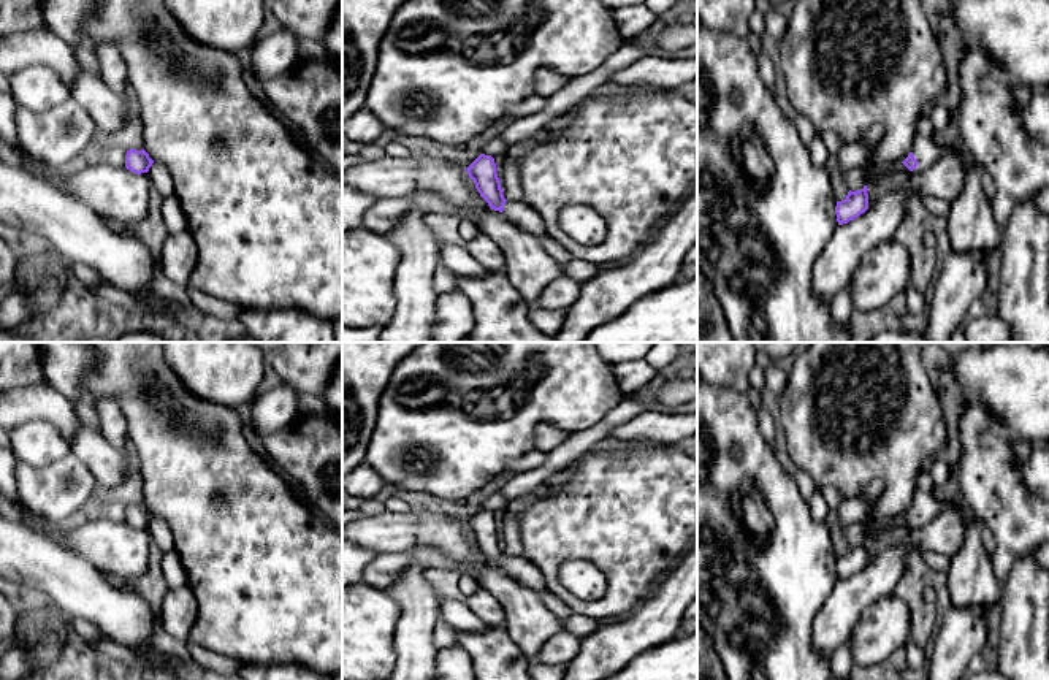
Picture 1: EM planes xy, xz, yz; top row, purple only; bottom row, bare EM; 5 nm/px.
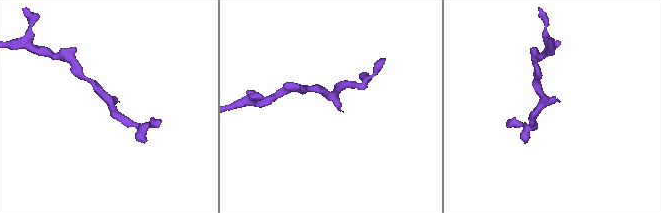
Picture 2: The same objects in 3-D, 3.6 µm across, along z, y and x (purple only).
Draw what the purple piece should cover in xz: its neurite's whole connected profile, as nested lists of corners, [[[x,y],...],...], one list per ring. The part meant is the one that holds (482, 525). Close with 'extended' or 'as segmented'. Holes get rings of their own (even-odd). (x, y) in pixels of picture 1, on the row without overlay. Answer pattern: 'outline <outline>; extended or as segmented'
outline [[[480,509],[467,523],[477,547],[494,566],[499,566],[518,583],[540,591],[548,591],[540,569],[521,556],[507,556],[502,550],[501,536],[496,528],[496,518],[491,510]]]; extended

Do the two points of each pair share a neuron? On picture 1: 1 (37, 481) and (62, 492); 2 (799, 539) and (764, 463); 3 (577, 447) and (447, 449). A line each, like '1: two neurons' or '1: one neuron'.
1: one neuron
2: one neuron
3: two neurons

